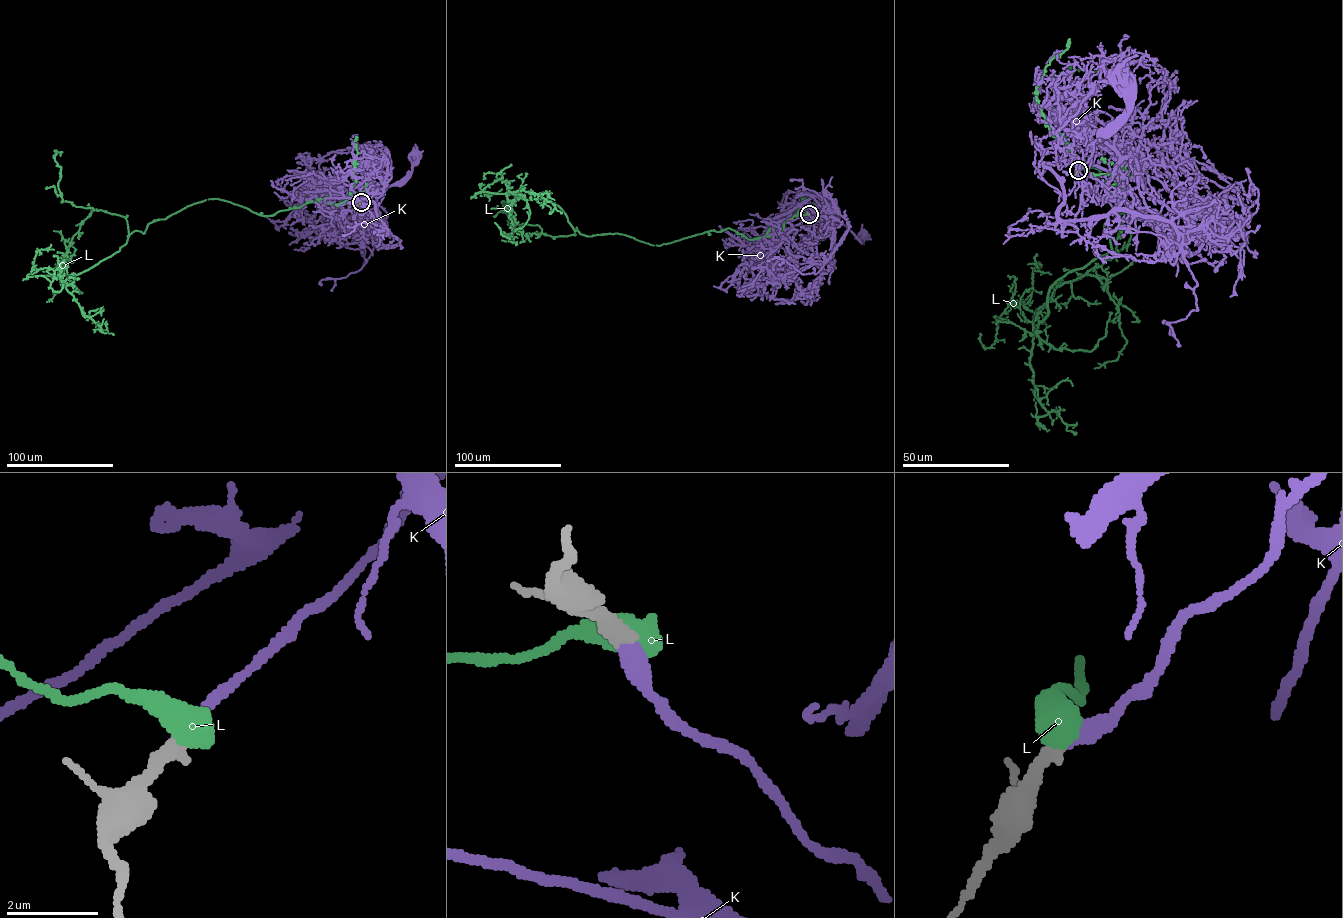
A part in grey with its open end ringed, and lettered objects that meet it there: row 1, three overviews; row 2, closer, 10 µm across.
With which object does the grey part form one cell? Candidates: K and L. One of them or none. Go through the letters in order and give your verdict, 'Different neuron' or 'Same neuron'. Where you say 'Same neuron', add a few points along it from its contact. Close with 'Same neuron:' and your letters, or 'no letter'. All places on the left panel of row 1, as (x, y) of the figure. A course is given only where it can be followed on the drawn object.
K: Same neuron. Its course: (360, 202), (368, 193), (365, 190), (368, 184), (364, 183), (380, 187), (399, 184), (411, 173), (415, 155)
L: Different neuron
Same neuron: K

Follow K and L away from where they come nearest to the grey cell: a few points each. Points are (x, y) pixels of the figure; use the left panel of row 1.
K: (360, 202), (368, 193), (365, 190), (368, 184), (364, 183), (380, 187), (399, 184), (411, 173), (415, 155)
L: (361, 202), (263, 216), (205, 200), (133, 231), (64, 284), (27, 275), (50, 268), (50, 287), (63, 284)

